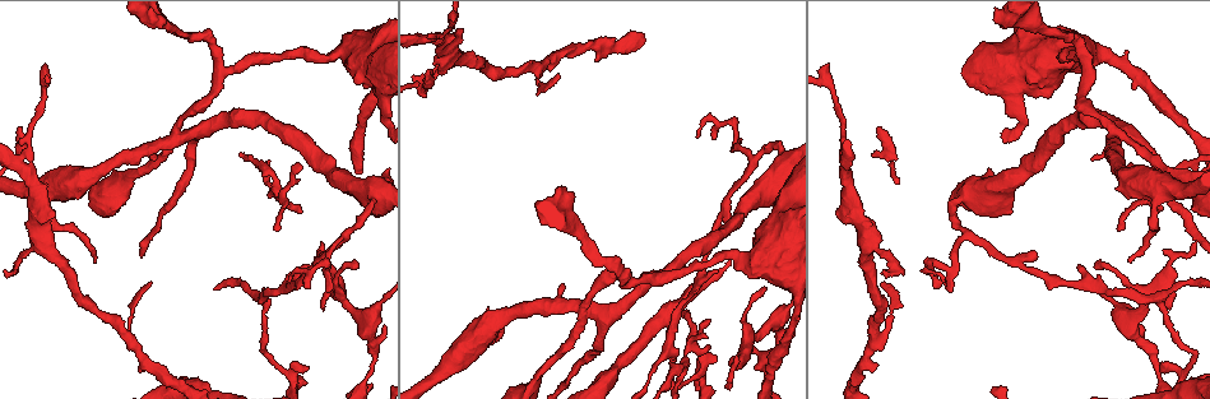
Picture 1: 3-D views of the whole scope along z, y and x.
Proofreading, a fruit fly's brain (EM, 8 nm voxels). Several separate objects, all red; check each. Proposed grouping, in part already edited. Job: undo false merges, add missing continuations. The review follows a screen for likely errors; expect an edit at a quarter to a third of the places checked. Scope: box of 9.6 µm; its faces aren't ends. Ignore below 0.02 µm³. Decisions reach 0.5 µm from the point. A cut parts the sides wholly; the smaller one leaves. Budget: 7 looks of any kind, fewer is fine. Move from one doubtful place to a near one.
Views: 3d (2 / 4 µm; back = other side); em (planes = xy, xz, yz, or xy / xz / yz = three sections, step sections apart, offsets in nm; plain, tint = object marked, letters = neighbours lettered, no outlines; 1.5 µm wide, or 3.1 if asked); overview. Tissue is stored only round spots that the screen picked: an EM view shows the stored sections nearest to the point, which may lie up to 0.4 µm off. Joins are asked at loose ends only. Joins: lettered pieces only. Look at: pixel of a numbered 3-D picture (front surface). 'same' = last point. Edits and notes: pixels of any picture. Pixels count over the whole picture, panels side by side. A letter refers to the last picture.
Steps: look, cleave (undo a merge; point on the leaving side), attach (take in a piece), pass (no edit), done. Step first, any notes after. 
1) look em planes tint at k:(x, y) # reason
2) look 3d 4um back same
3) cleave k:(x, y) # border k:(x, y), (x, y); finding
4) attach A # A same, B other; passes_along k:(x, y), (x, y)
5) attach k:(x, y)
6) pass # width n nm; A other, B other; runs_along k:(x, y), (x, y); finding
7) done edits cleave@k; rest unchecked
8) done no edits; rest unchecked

look em planes tint at 1:(321, 309) # thin end

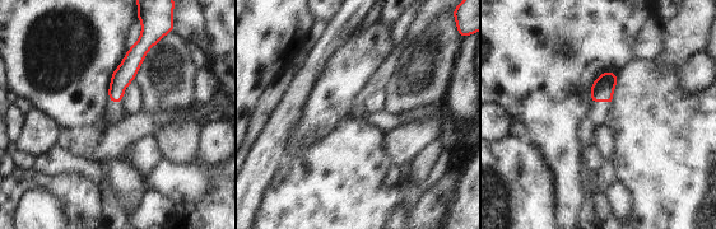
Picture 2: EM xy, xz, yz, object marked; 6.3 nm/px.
look em planes letters same # see the neighbours

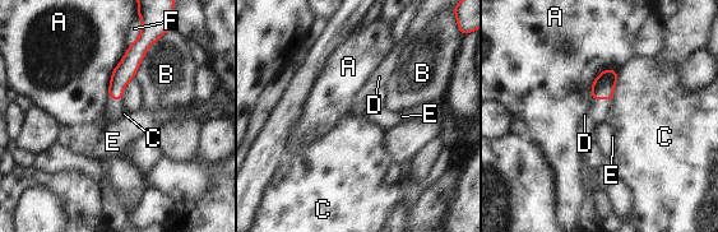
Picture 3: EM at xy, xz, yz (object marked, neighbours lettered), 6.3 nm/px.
pass # width 90 nm; A other, B other, C other, D other, E other, F other; none of them fits

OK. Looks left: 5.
look em yz step 8 tint at 1:(276, 231) # thin end

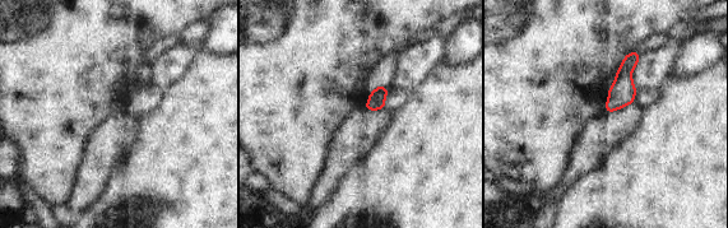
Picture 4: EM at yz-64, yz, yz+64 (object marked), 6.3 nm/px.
look em planes letters same # another direction

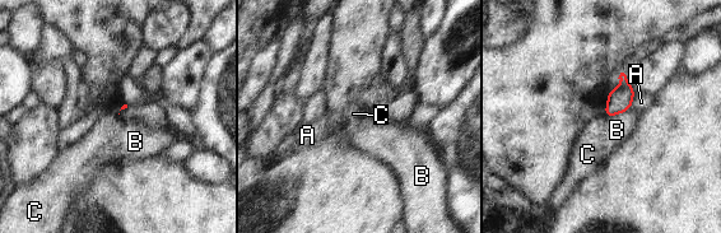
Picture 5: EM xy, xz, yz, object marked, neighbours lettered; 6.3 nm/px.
pass # A other, B other, C other; border 5:(604, 112), (608, 116); none of them fits

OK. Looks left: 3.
look em yz step 4 tint at 1:(1128, 260) # branch stops here

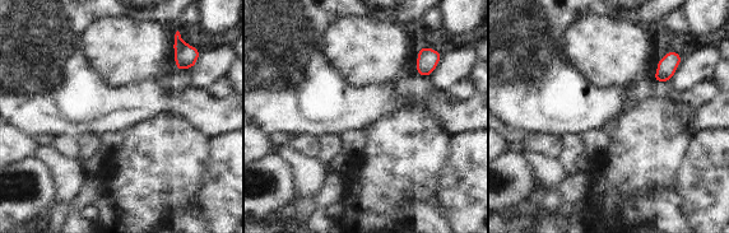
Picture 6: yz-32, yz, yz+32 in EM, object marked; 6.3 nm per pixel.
look em planes tint same

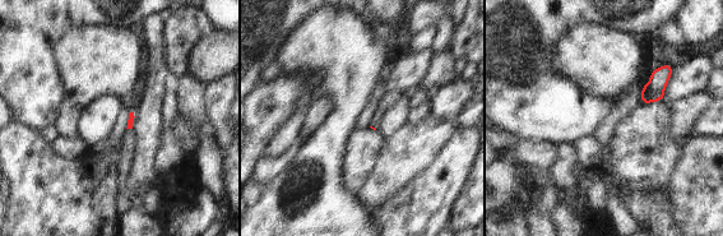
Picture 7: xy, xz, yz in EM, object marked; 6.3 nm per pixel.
look em planes letters same

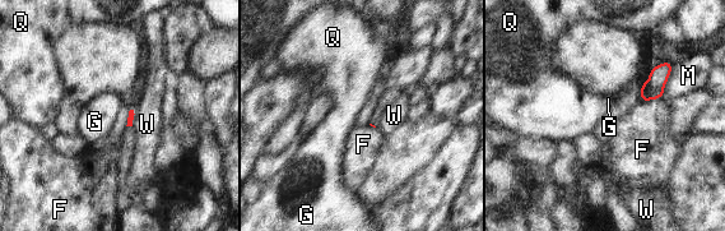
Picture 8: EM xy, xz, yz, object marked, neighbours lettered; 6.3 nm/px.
pass # longest_contact M 220 nm; F other, G other, M other, Q other, W other; border 8:(135, 107), (135, 118), (131, 125); no lettered piece goes on from it

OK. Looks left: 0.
done no edits; rest unchecked

